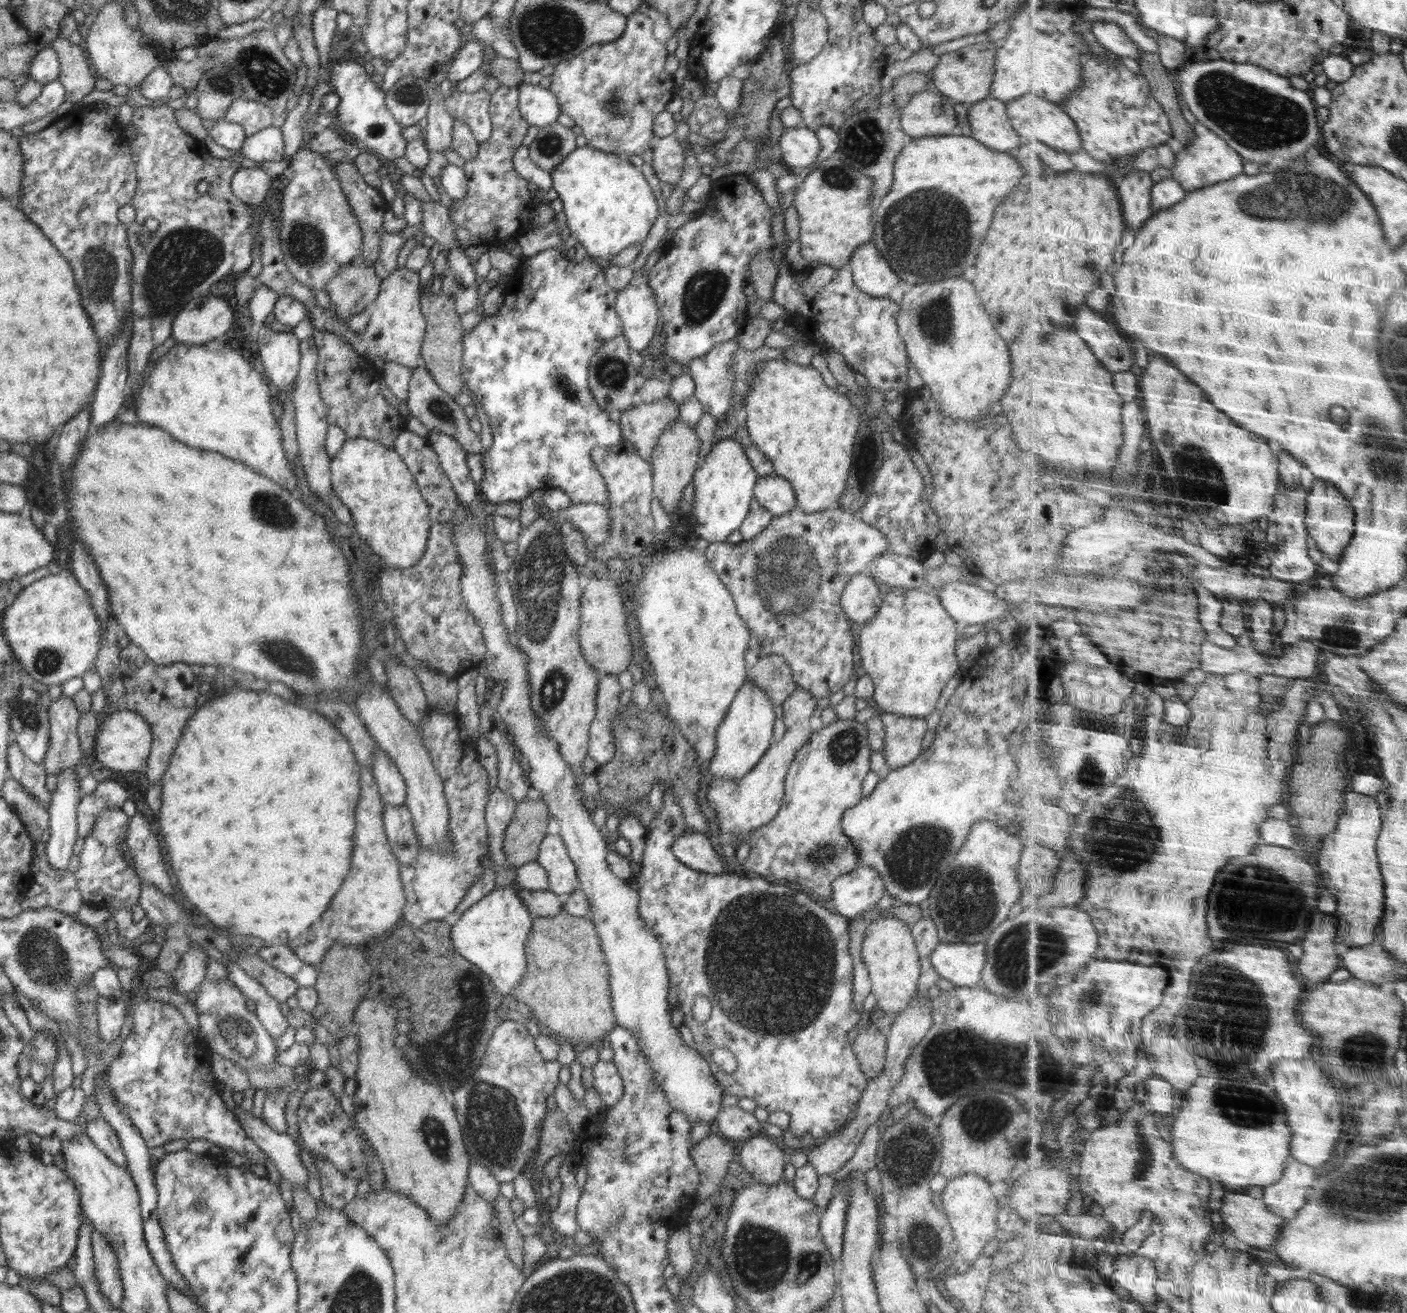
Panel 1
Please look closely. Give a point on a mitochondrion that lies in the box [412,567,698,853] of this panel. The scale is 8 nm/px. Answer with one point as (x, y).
(555, 684)

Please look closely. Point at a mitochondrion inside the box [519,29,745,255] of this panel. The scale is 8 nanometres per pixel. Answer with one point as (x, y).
(617, 106)

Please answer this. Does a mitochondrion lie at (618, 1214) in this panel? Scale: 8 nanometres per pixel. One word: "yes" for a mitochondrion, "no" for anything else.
yes

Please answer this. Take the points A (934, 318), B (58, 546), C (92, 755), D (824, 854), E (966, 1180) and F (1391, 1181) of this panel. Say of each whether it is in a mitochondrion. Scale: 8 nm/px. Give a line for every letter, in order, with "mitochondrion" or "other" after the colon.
A: mitochondrion
B: other
C: other
D: mitochondrion
E: other
F: mitochondrion

